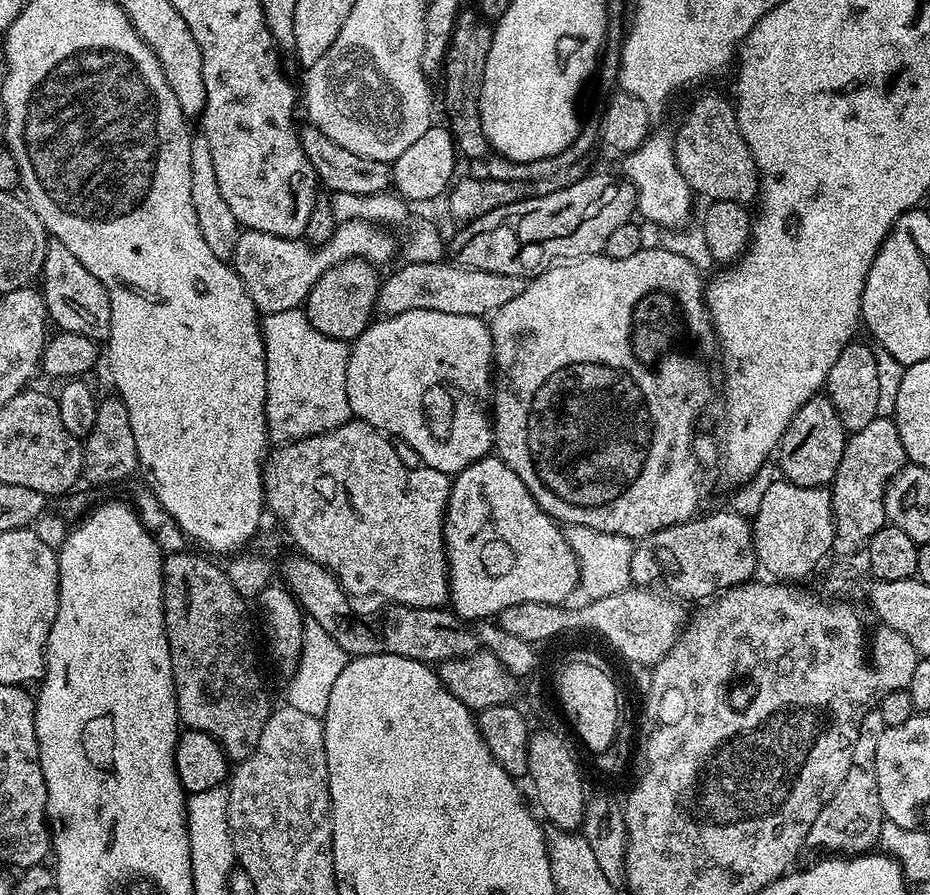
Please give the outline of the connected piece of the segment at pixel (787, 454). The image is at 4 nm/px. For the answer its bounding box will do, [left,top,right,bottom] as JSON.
[778,395,846,488]

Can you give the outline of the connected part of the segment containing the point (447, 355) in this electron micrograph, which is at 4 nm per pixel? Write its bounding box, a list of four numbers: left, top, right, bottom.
[346,310,494,474]

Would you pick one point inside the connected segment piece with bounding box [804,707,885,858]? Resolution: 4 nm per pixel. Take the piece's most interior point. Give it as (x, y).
(849, 825)

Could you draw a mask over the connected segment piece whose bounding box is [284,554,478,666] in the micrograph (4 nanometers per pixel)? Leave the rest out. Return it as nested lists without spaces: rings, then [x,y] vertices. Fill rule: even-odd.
[[[295,555],[284,560],[288,591],[300,605],[305,617],[323,628],[349,657],[401,656],[420,660],[429,666],[439,666],[443,660],[471,656],[477,651],[475,631],[447,607],[408,608],[405,604],[392,604],[389,607],[388,624],[383,624],[380,620],[363,620],[360,616],[352,616],[353,601],[335,574],[306,555]]]

